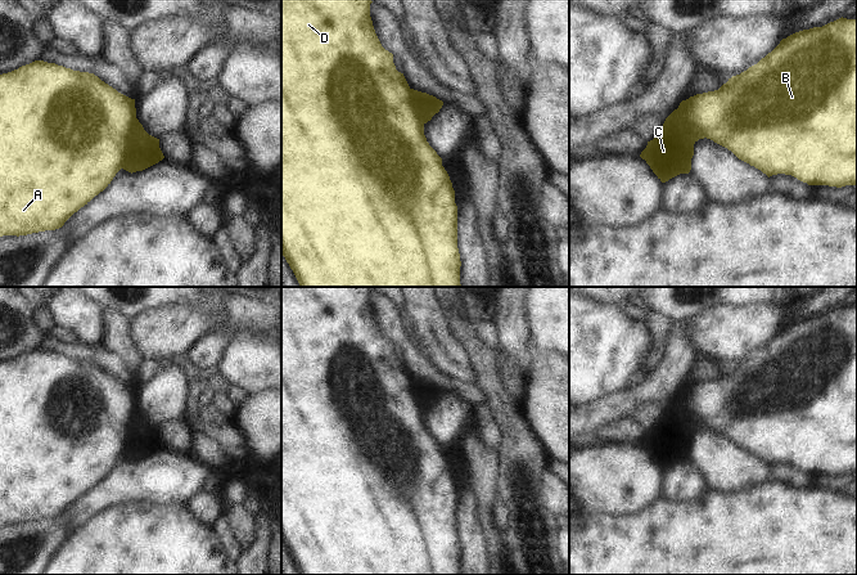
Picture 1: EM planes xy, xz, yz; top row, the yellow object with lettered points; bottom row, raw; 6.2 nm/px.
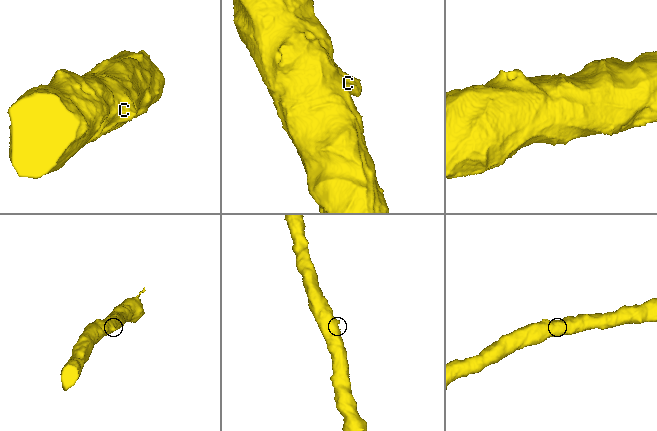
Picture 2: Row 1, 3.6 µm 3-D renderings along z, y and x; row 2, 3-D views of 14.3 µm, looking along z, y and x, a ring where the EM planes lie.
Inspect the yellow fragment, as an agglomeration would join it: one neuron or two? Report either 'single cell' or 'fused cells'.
fused cells

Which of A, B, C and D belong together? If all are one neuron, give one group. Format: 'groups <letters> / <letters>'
groups A B D / C

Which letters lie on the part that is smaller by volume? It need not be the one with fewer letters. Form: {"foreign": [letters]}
{"foreign": ["C"]}

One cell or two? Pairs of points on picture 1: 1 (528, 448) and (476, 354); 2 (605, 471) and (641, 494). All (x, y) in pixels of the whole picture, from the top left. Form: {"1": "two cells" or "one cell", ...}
{"1": "one cell", "2": "one cell"}

